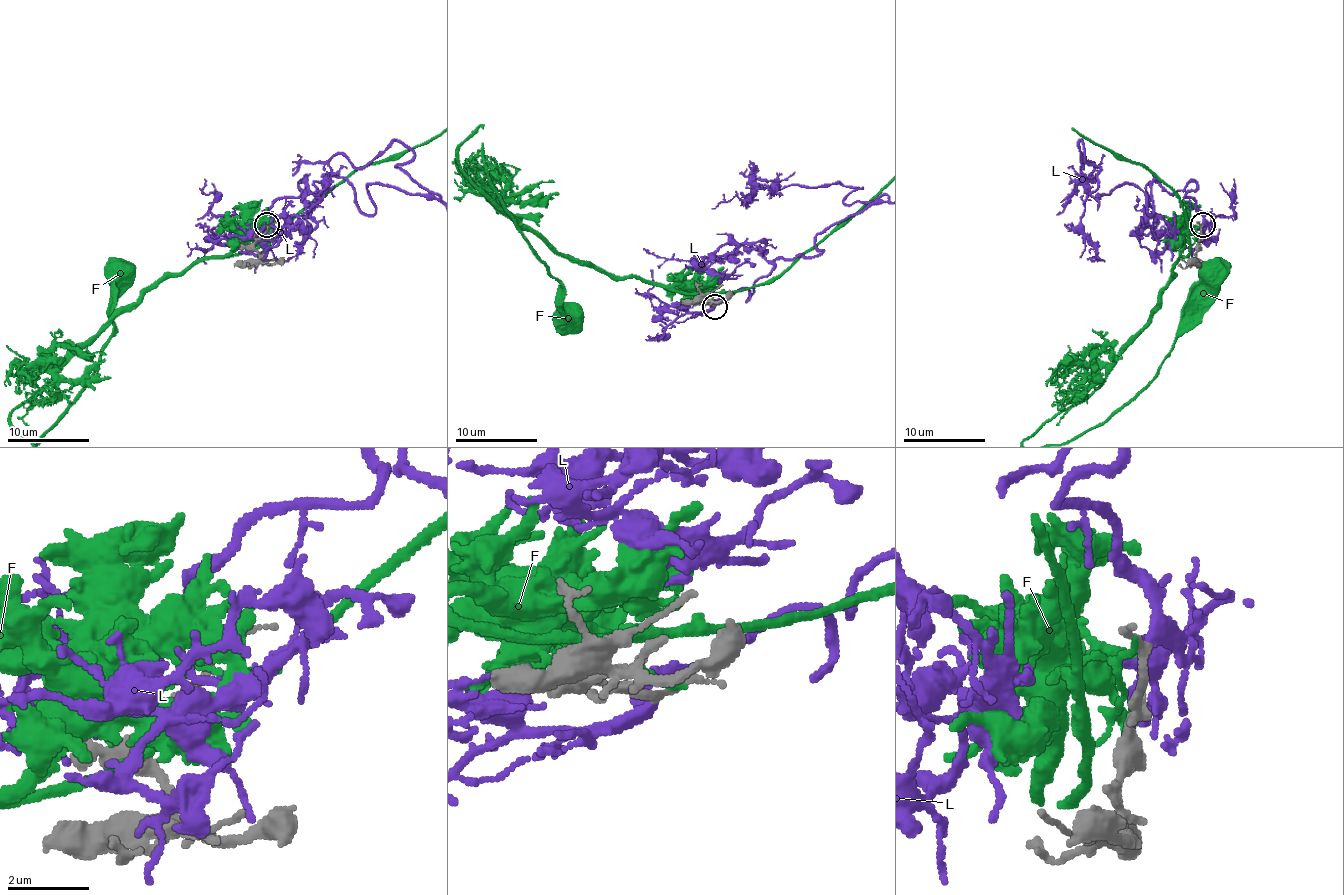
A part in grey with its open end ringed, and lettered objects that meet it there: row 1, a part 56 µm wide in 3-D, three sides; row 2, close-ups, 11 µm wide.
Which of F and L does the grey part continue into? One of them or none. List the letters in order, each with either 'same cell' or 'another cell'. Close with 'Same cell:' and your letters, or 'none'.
F: another cell
L: same cell
Same cell: L

